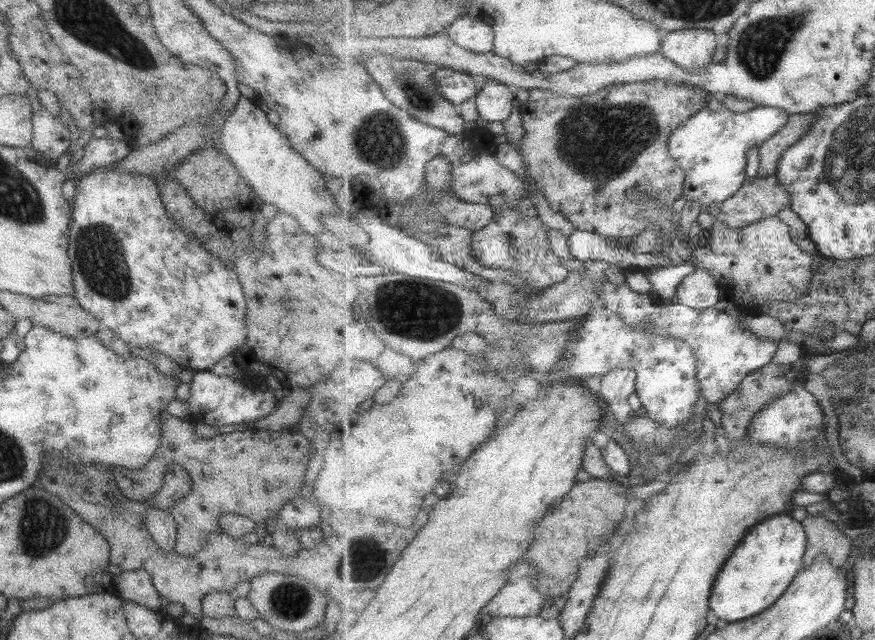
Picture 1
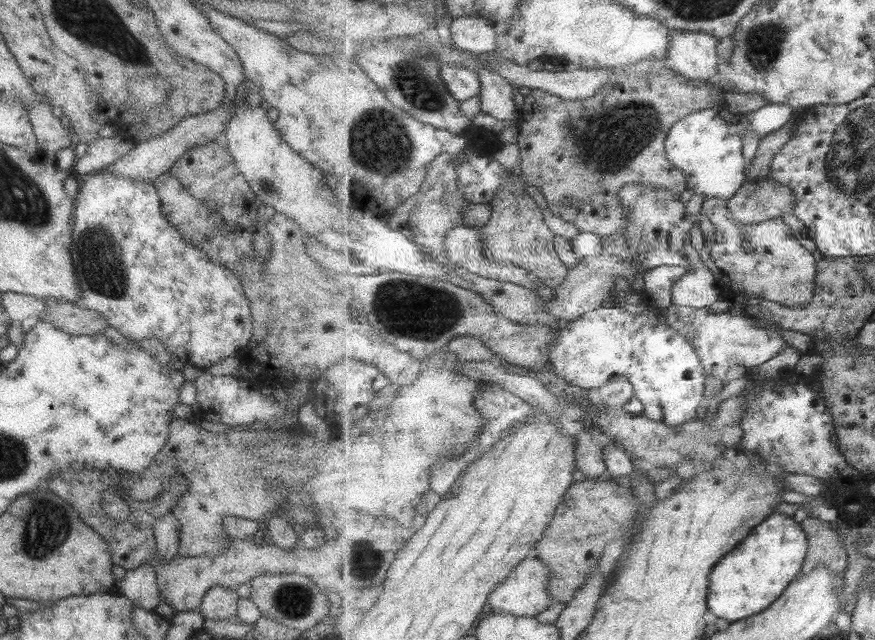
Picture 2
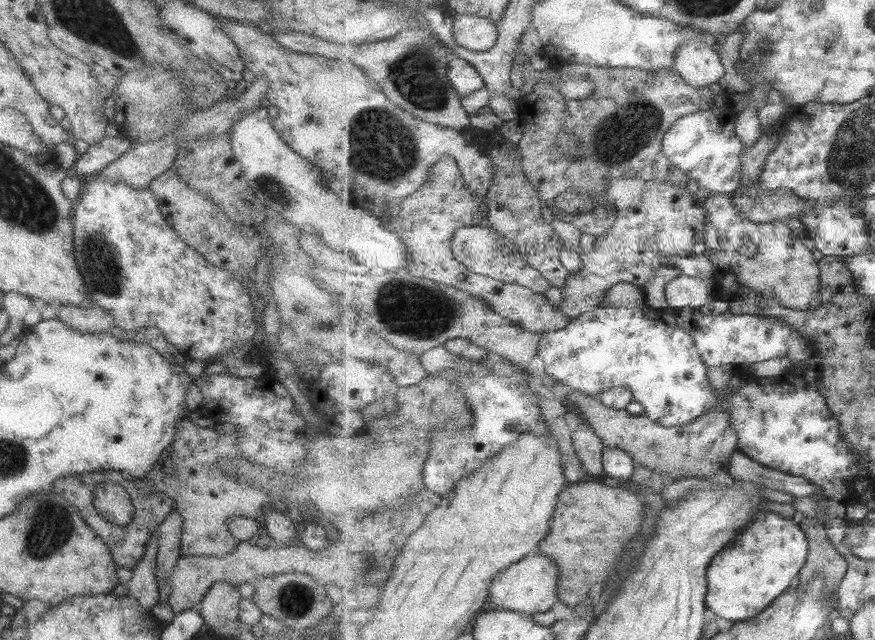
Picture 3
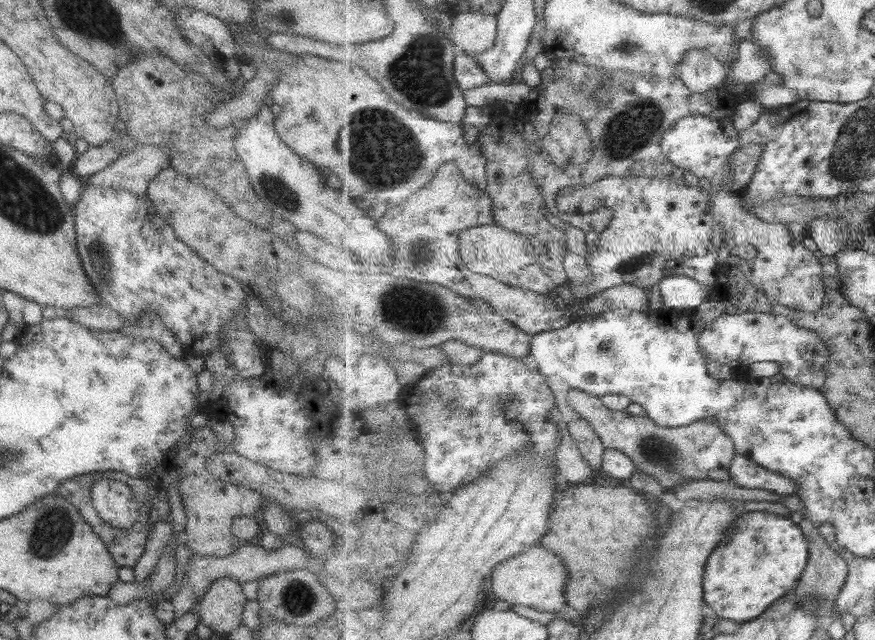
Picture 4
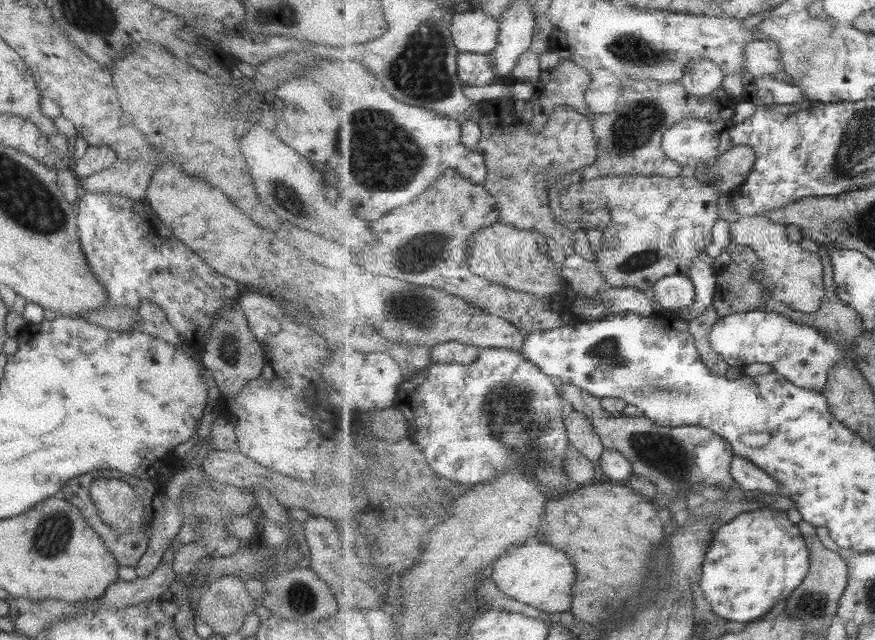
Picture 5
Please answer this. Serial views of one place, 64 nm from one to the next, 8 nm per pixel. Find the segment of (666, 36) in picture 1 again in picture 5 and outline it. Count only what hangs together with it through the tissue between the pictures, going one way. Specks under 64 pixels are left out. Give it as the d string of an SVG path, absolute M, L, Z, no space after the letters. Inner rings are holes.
M702 58L692 62L684 72L682 85L688 89L689 94L695 96L709 96L722 86L726 78L723 71L712 60Z

